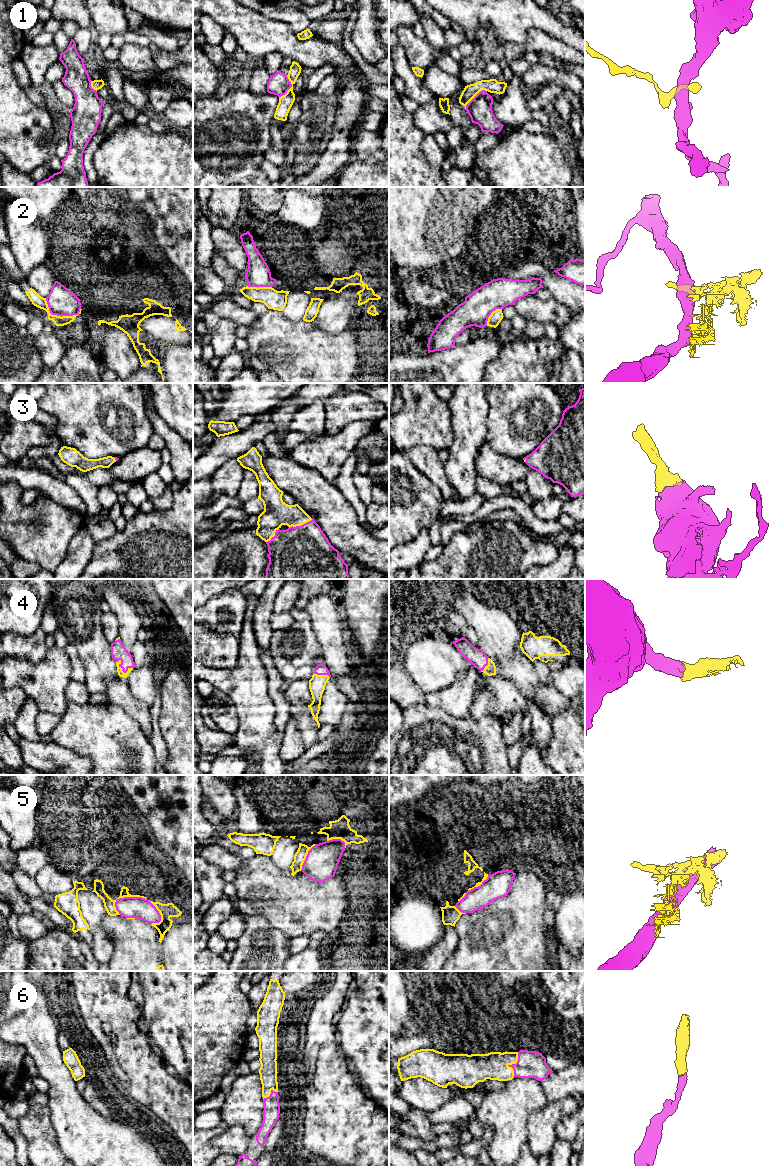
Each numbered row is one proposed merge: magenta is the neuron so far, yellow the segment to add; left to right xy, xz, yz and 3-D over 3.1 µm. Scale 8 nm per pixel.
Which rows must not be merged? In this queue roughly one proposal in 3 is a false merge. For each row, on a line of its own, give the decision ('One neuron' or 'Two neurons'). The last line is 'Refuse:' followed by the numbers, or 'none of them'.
1: Two neurons
2: Two neurons
3: One neuron
4: One neuron
5: One neuron
6: One neuron
Refuse: 1, 2

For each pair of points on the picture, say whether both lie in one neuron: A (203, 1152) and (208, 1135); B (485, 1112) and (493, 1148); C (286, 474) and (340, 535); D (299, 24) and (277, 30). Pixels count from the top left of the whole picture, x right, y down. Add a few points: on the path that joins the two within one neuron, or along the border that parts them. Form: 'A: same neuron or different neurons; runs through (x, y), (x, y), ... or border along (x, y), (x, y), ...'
A: same neuron; runs through (203, 1148), (204, 1139)
B: same neuron; runs through (494, 1121), (499, 1126), (499, 1139)
C: same neuron; runs through (301, 488), (333, 520)
D: different neurons; border along (268, 18), (284, 21), (296, 34)

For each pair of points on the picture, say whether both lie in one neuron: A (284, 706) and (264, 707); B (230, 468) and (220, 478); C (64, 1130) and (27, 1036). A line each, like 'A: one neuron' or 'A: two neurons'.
A: two neurons
B: one neuron
C: one neuron

